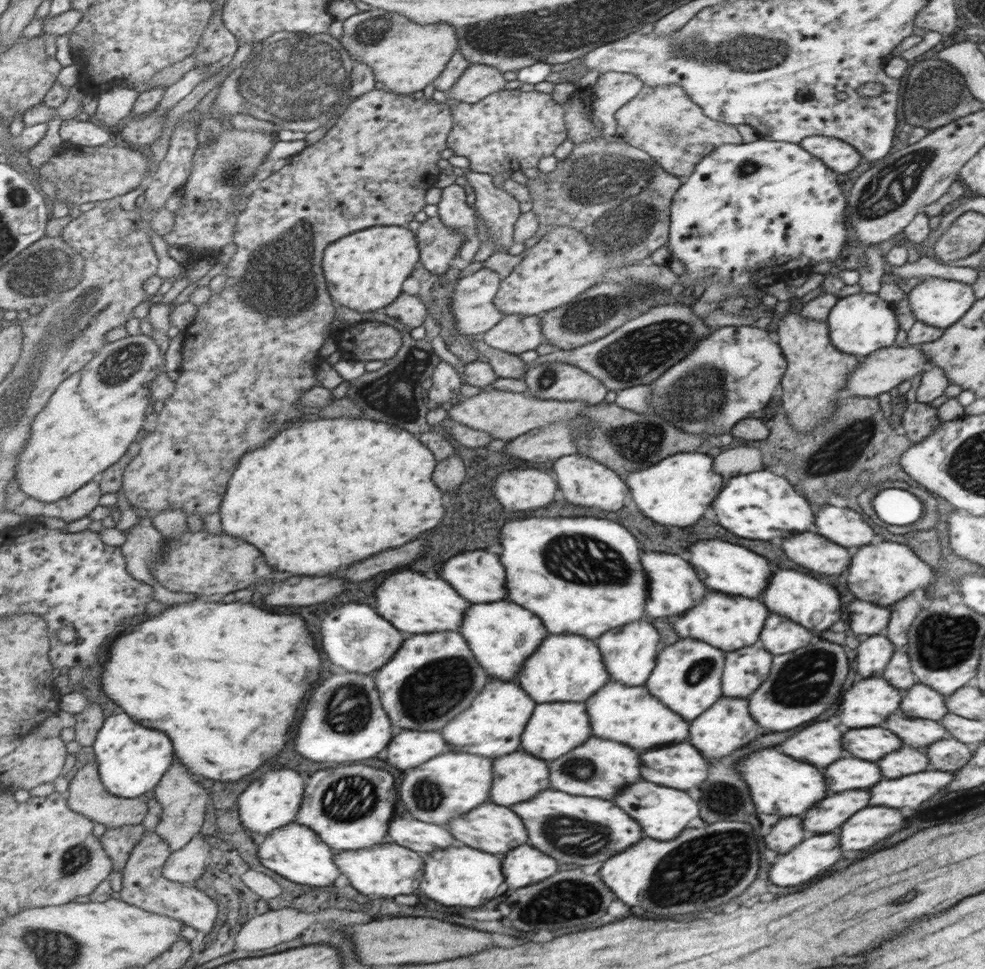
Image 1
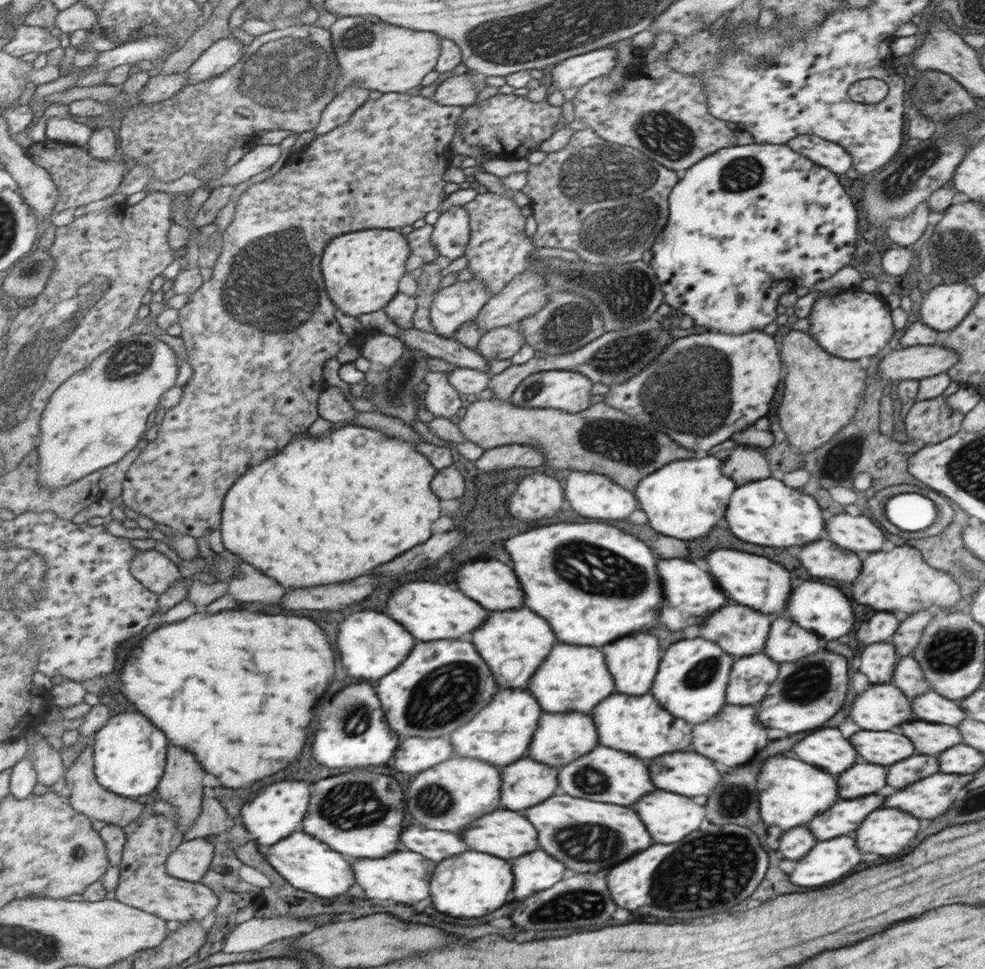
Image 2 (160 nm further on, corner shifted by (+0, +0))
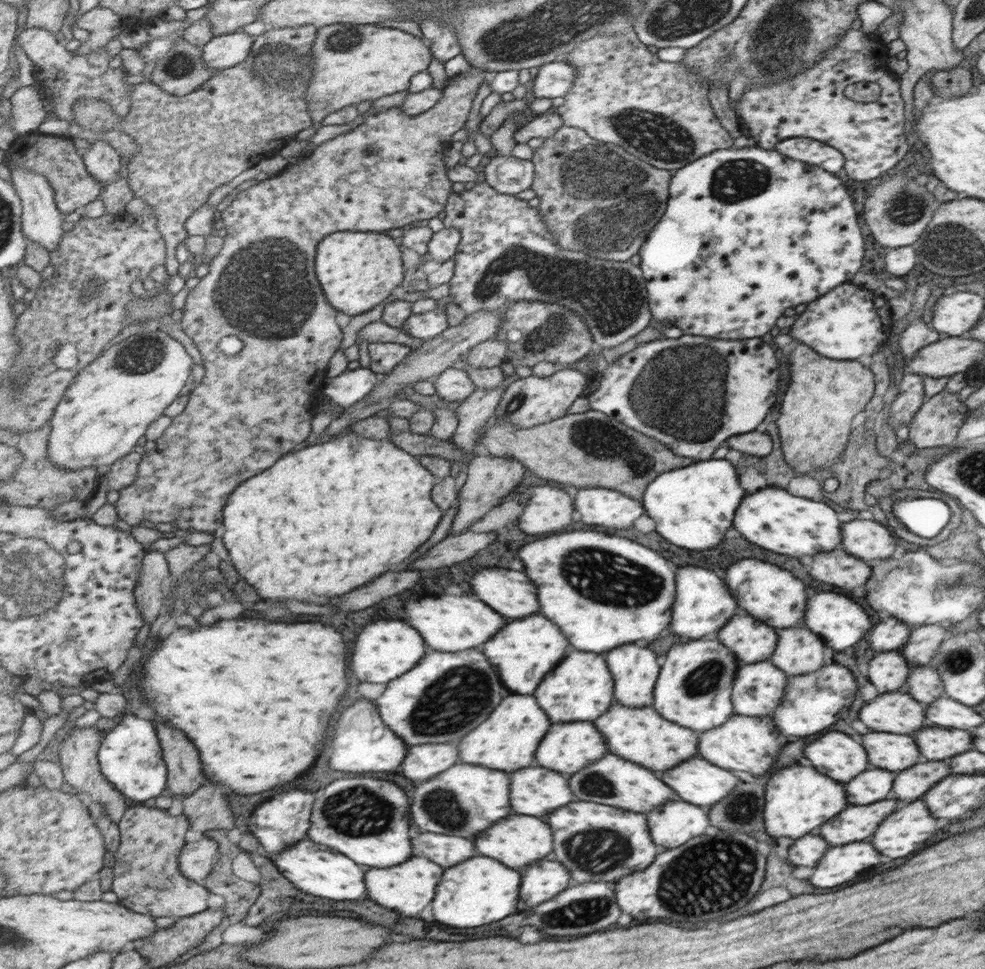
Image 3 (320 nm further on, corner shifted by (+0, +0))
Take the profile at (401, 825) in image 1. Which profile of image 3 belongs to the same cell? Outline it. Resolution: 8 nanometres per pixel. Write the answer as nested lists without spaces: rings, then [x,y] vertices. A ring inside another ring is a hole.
[[[425,832],[413,840],[415,856],[425,856],[443,868],[453,868],[476,856],[473,842],[459,836],[441,836],[435,832]]]

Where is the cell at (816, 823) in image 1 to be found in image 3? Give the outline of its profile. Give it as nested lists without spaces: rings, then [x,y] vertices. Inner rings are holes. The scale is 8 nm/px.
[[[881,800],[869,806],[849,806],[839,814],[839,820],[832,818],[824,822],[815,833],[823,836],[831,846],[843,846],[869,838],[875,828],[895,810],[893,800]]]

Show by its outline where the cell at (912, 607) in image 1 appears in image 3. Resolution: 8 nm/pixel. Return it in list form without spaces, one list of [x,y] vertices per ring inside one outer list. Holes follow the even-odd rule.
[[[942,624],[921,625],[910,629],[906,643],[899,652],[912,668],[928,666],[937,647],[942,644],[948,629]]]

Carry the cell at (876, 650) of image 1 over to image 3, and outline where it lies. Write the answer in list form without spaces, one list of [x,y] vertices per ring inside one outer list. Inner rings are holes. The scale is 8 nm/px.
[[[899,651],[874,652],[867,663],[867,678],[879,694],[891,692],[904,685],[910,667]]]

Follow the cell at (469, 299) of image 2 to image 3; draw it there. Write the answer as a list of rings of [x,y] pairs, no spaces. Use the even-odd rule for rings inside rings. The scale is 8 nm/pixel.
[[[453,296],[443,298],[443,303],[437,301],[434,309],[422,314],[412,314],[403,324],[403,330],[413,338],[432,340],[438,334],[445,332],[451,325],[446,313],[447,303],[455,303]]]

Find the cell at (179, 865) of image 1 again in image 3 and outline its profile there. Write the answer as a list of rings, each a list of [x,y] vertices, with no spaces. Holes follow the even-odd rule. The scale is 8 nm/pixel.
[[[203,838],[187,843],[179,858],[182,873],[191,880],[202,883],[215,869],[219,858],[220,844]]]

